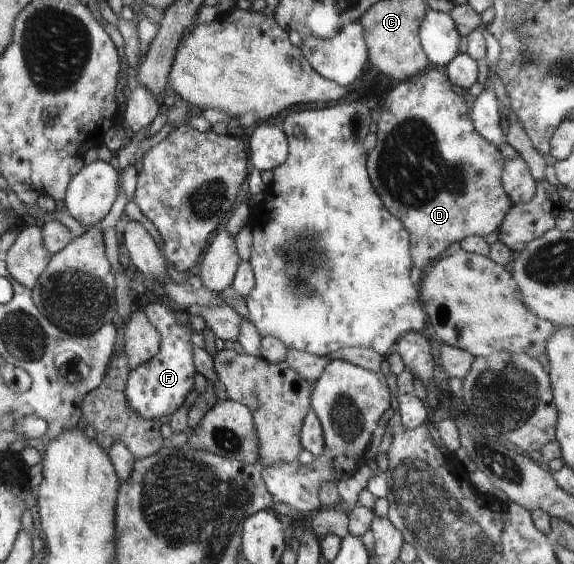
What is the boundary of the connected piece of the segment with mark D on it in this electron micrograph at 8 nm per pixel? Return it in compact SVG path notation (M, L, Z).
M433 68L415 79L396 83L393 88L395 90L380 107L376 146L367 158L367 170L371 186L383 200L385 208L395 218L403 218L403 224L411 230L411 254L415 266L422 269L431 260L437 260L451 244L473 235L485 238L501 228L513 208L502 183L506 159L498 148L479 134L471 118L474 104L452 90L446 72Z

